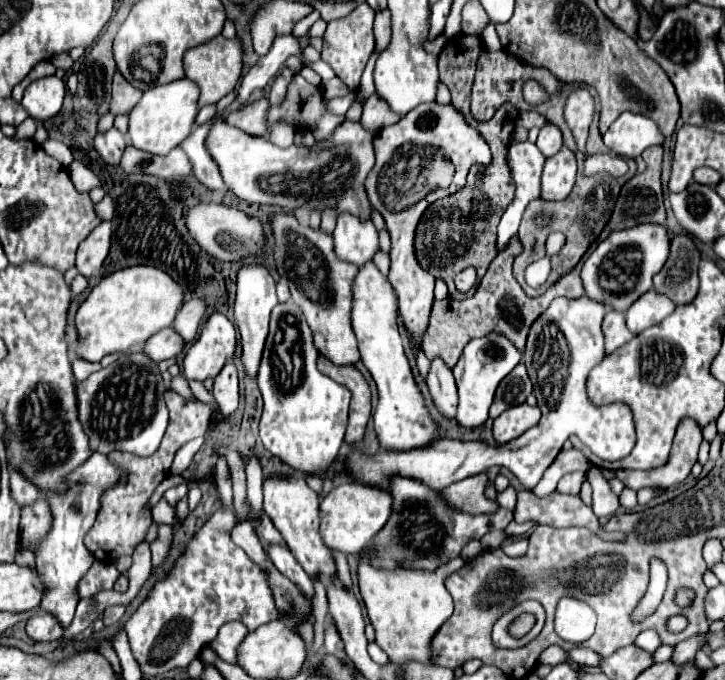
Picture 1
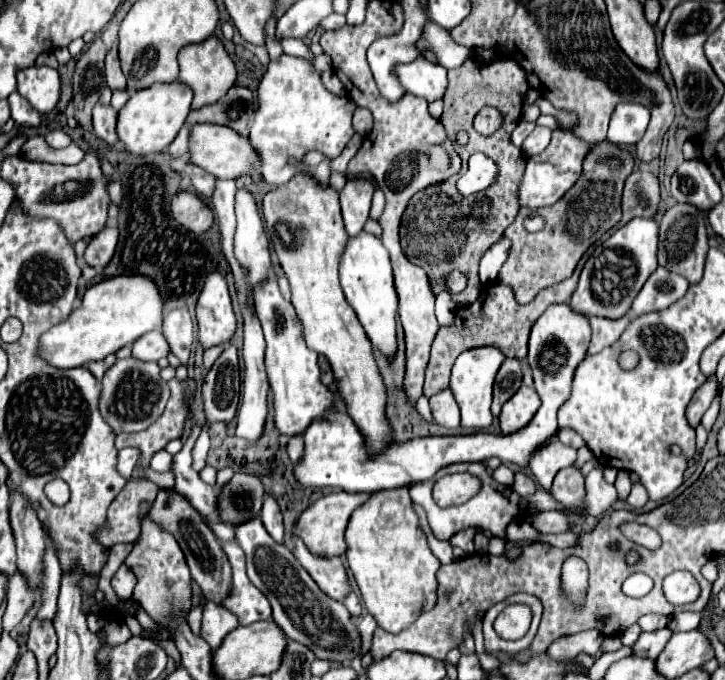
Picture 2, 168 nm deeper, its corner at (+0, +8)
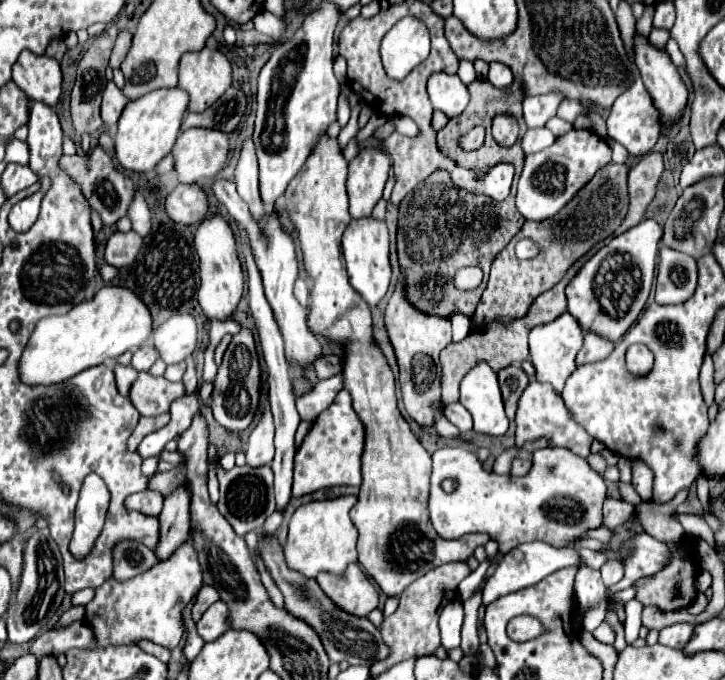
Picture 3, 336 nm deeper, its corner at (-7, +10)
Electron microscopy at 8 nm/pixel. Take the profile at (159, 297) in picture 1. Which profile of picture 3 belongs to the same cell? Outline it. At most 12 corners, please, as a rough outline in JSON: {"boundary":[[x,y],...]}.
{"boundary":[[106,286],[42,318],[20,356],[28,386],[60,384],[152,334],[146,304]]}

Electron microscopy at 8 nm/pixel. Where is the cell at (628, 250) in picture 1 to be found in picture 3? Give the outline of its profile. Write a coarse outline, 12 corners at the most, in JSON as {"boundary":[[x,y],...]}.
{"boundary":[[656,220],[612,238],[566,286],[584,332],[618,342],[656,274]]}

